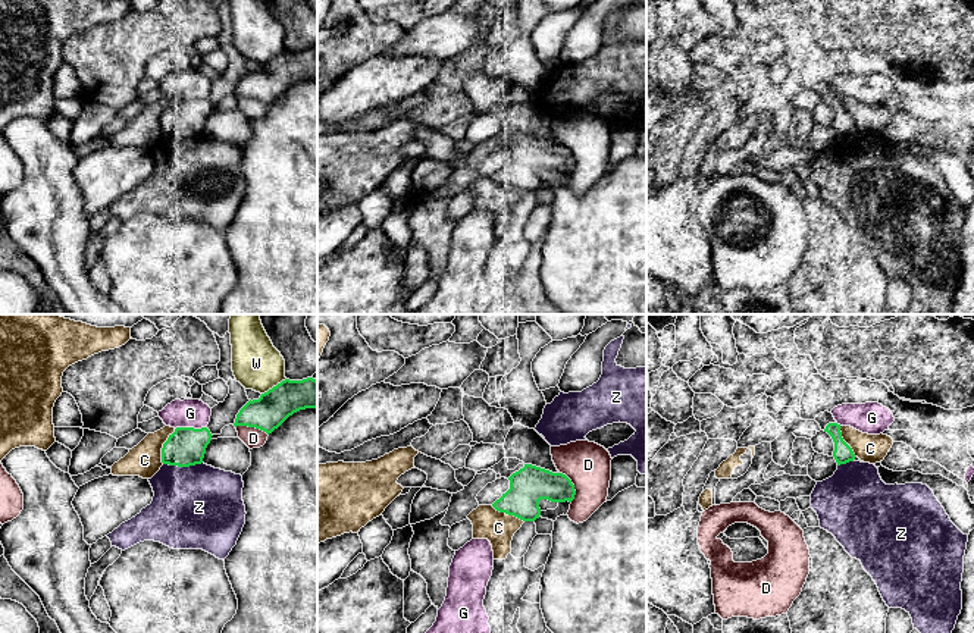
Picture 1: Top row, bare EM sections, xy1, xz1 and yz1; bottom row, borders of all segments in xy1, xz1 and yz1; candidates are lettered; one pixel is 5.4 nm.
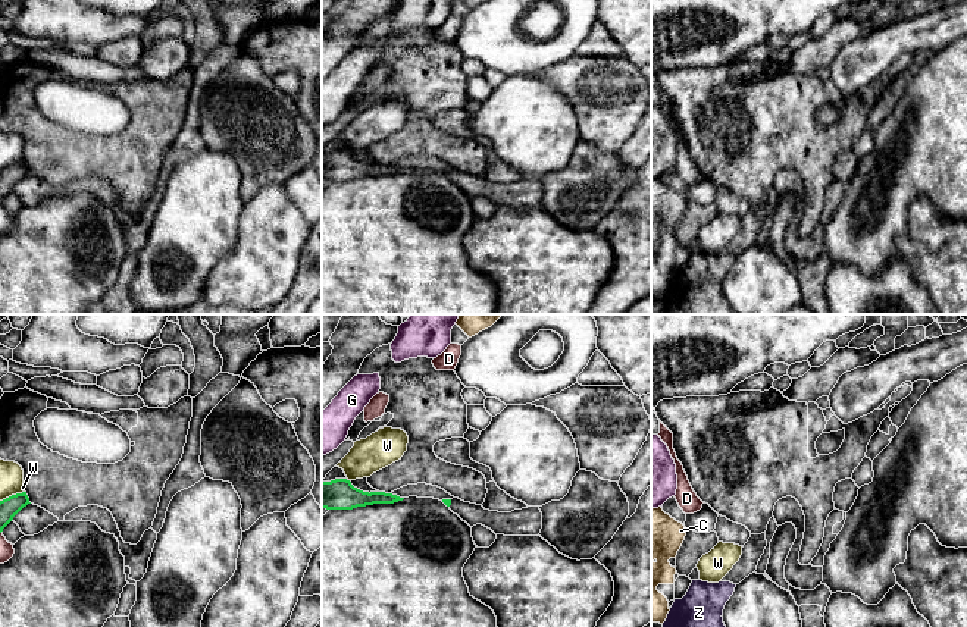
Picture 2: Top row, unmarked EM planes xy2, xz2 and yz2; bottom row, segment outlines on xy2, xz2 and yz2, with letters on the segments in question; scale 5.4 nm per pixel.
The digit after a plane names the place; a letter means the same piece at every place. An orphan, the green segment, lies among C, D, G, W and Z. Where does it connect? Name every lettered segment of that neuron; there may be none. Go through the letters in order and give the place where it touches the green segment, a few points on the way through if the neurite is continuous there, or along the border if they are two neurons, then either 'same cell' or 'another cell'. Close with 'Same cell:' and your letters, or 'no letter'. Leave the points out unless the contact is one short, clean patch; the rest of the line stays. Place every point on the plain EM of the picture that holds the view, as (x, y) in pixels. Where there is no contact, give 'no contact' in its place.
C: meets green in xy1 at (163, 118); another cell
D: meets green in xy1 at (251, 97); border along xy1 (235, 97), (254, 97), (268, 106); another cell
G: meets green in xy1 at (190, 99); border along xy1 (206, 97), (175, 100); another cell
W: meets green in xy1 at (273, 58); border along xy1 (285, 49), (262, 65); another cell
Z: meets green in xy1 at (182, 137); another cell
Same cell: no letter

